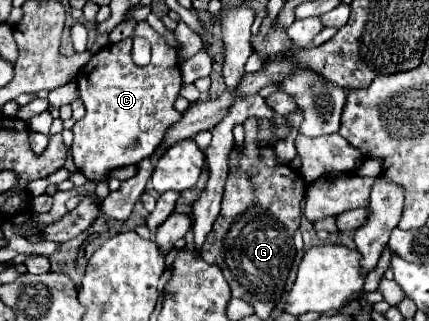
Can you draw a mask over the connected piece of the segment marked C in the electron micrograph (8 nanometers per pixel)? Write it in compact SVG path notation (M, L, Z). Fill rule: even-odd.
M148 22L136 24L134 36L98 50L78 72L78 90L86 106L86 116L72 128L74 142L70 152L76 168L84 172L88 180L102 180L112 168L138 164L148 158L160 146L166 128L180 120L180 112L174 110L180 88L182 76L176 50L170 48ZM136 36L148 38L152 46L152 60L144 68L136 66L130 56Z

